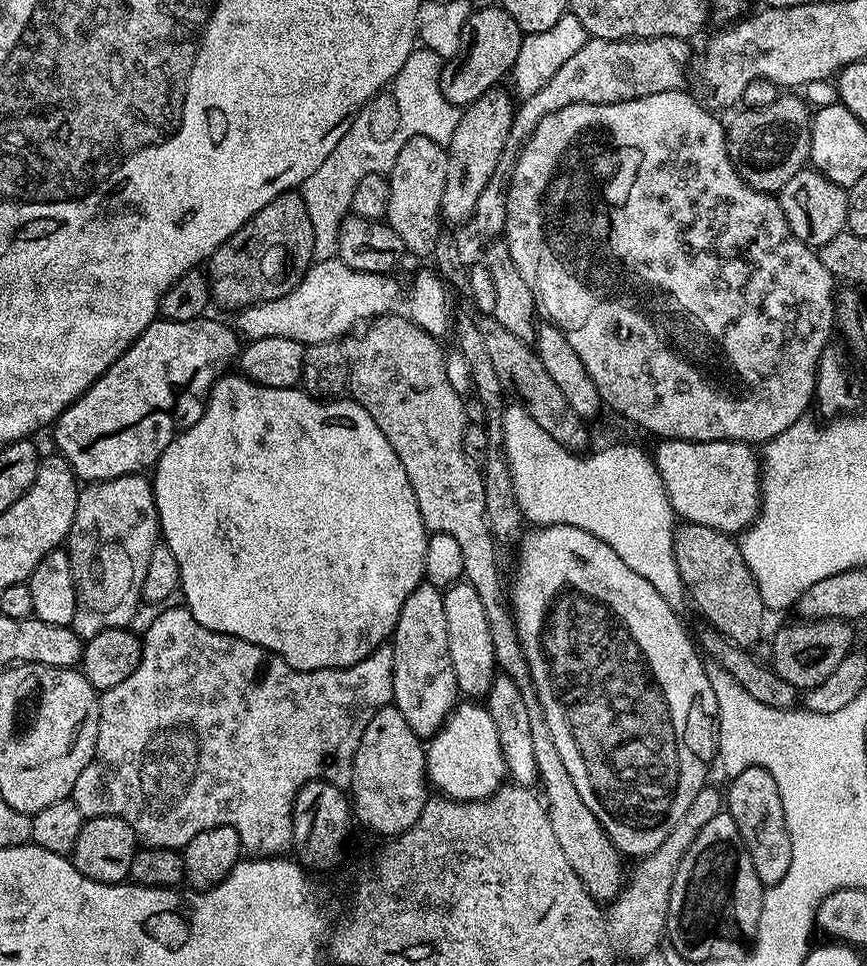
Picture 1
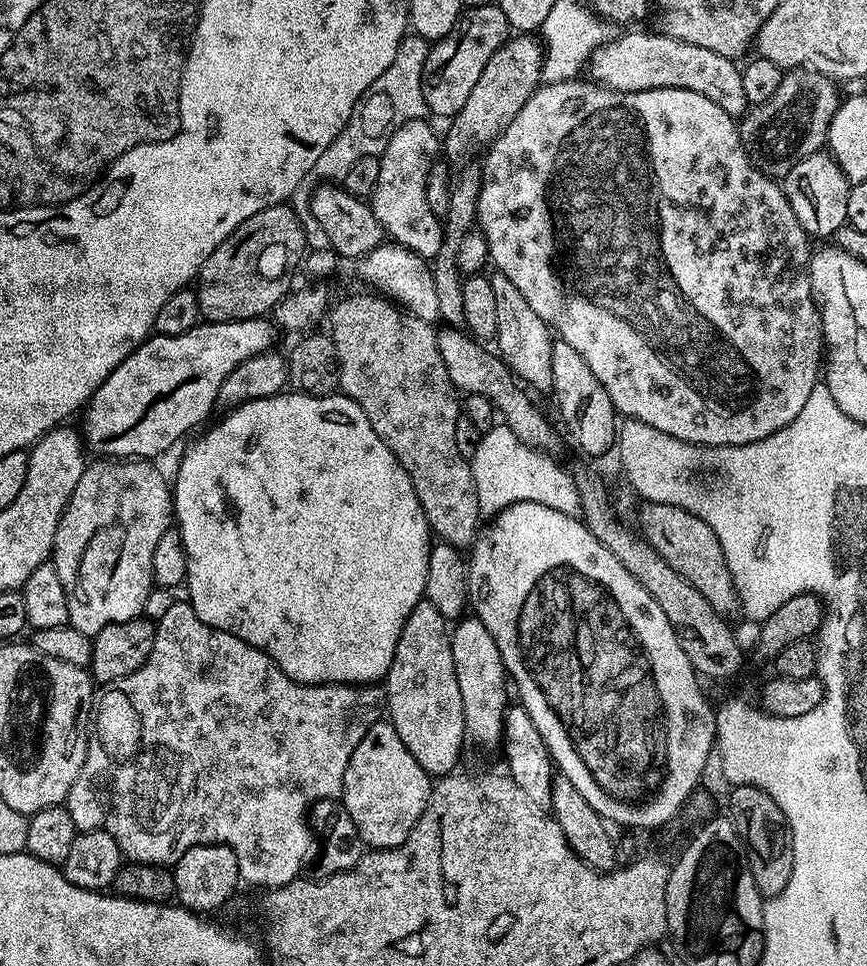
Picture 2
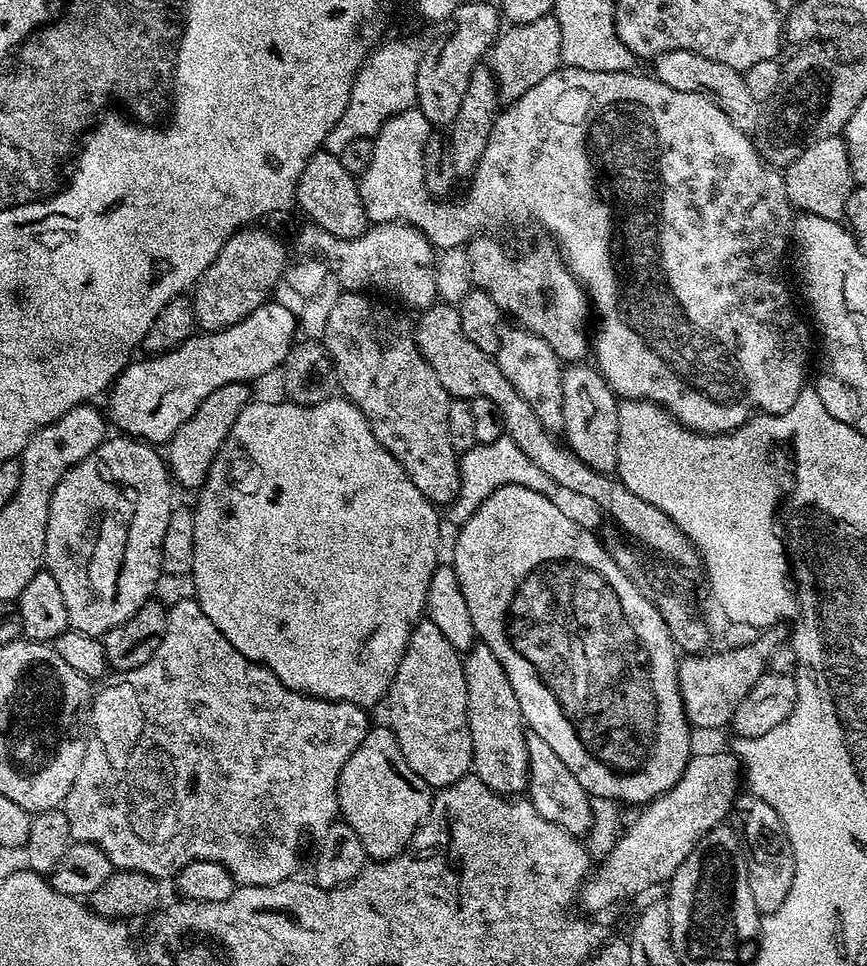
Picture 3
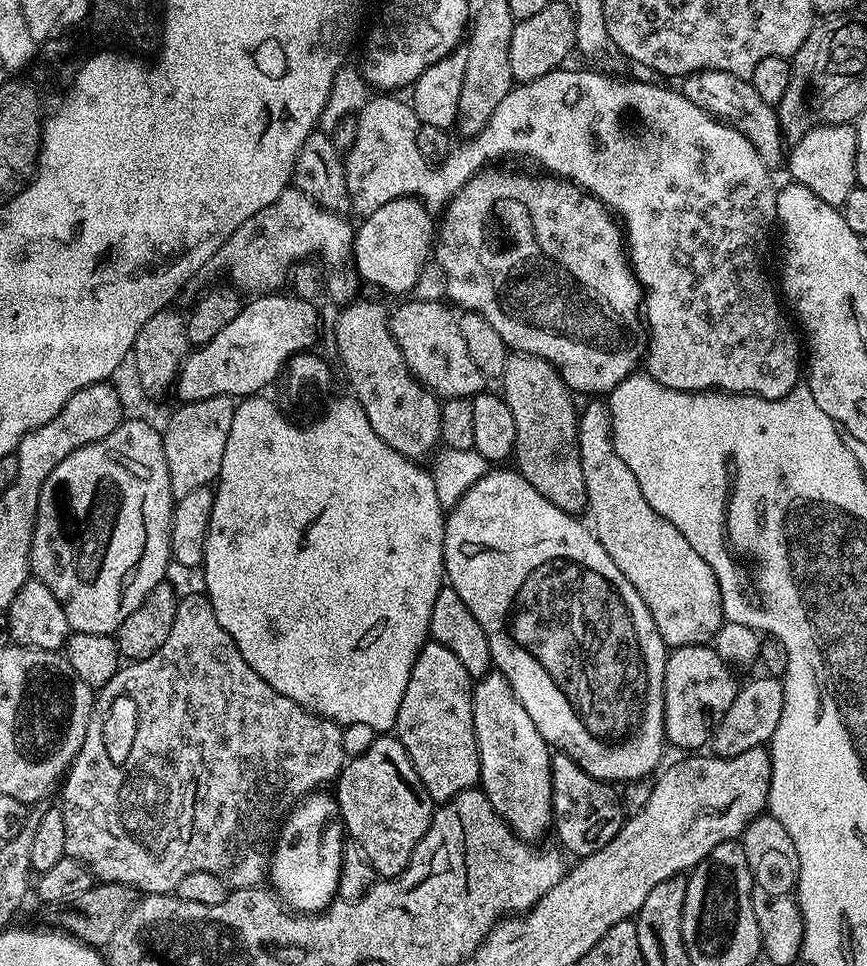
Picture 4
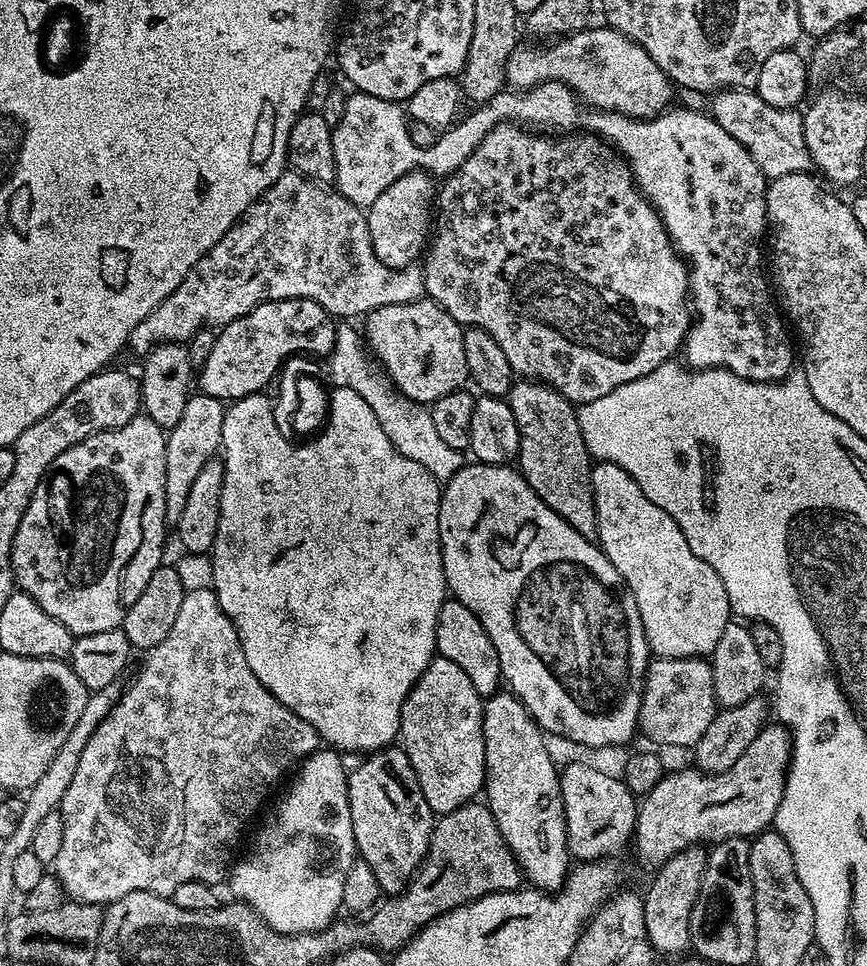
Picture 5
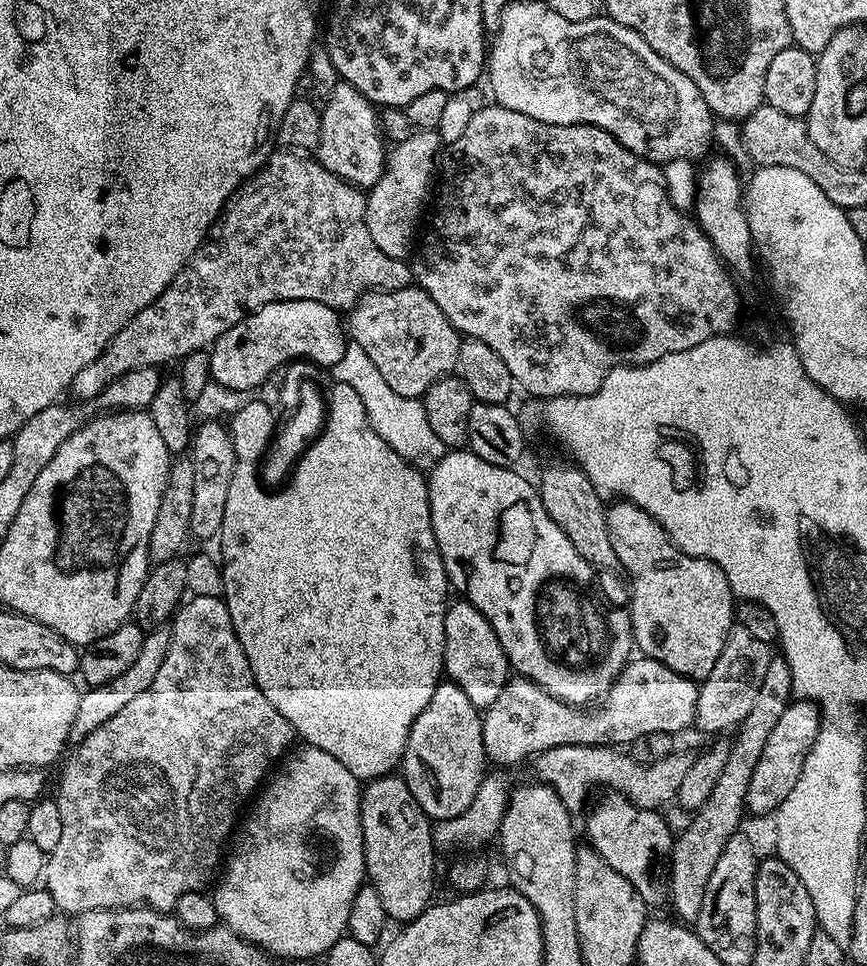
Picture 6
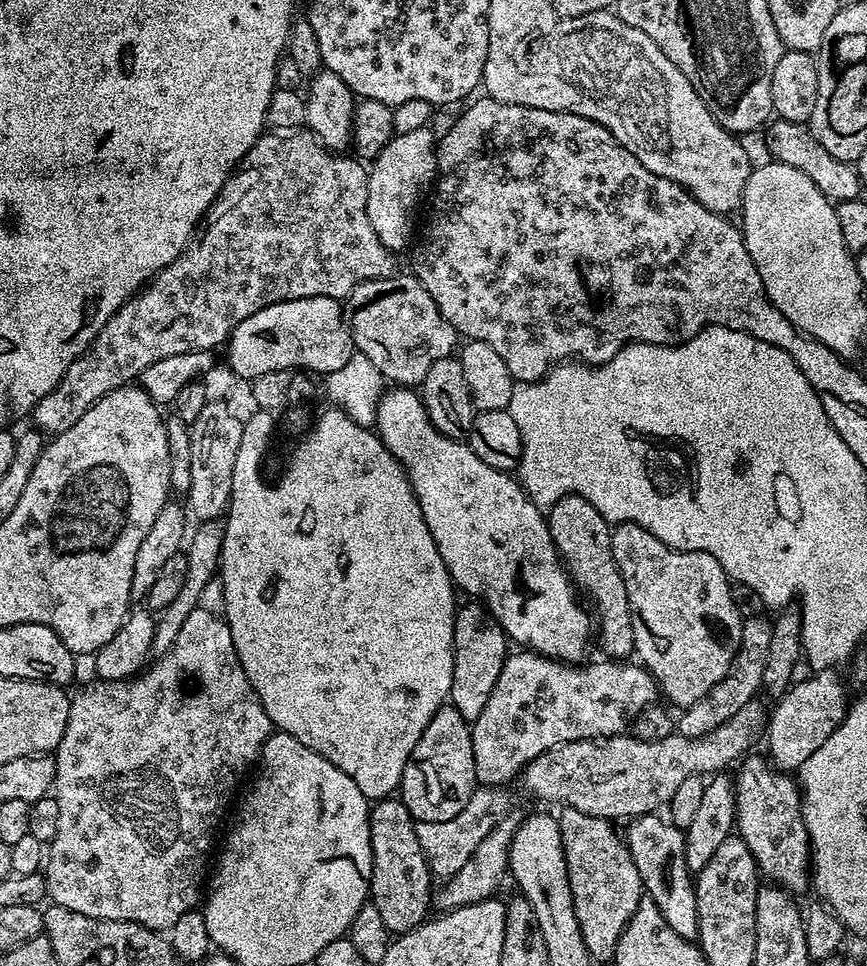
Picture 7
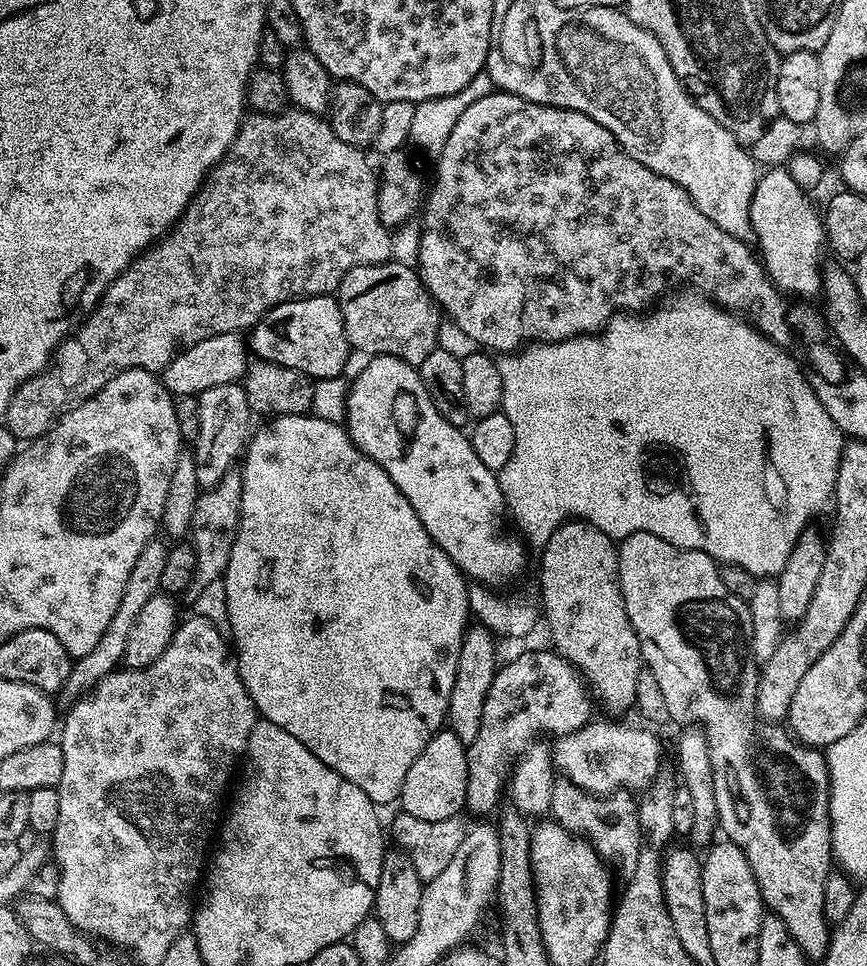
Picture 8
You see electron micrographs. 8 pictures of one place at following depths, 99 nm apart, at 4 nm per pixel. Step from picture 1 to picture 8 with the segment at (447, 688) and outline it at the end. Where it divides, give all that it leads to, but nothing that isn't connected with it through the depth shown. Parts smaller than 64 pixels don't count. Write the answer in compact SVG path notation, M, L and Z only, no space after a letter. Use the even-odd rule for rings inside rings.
M441 730L426 742L426 750L414 758L414 766L406 770L406 782L402 782L402 790L398 801L399 807L406 814L414 814L414 818L422 818L426 822L442 822L451 816L460 816L465 811L466 802L466 754L465 744L451 730Z

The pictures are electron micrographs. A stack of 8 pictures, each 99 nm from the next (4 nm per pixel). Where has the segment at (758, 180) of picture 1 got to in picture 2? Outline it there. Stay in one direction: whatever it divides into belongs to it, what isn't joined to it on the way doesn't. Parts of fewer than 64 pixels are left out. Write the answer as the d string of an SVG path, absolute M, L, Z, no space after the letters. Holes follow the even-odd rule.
M806 68L785 71L782 82L778 86L777 92L774 93L774 98L755 105L739 121L740 141L744 152L759 172L764 173L765 176L783 178L787 176L790 169L798 166L798 162L802 162L802 158L821 151L825 147L830 122L837 110L840 109L842 99L841 93L836 93L836 88L838 88L837 81L826 78L817 72L810 72Z

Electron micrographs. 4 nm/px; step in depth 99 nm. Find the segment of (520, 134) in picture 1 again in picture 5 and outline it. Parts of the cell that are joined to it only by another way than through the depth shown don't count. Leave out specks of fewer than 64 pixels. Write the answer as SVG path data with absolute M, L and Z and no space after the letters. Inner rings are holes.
M730 88L721 90L711 97L712 119L736 139L744 149L758 162L758 170L769 180L782 178L782 174L811 173L814 165L810 158L810 150L806 146L804 118L797 109L775 108L762 102L755 90Z

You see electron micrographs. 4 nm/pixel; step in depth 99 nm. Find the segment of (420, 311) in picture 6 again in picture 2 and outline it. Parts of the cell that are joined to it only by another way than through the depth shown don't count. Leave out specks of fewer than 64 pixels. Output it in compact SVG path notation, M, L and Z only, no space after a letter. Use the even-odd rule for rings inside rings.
M441 327L436 341L438 350L442 354L442 362L446 366L446 374L450 374L453 388L464 394L482 394L492 401L499 415L500 412L504 415L501 416L502 423L510 430L514 430L514 434L518 434L522 442L526 442L531 448L539 448L542 452L556 454L560 448L559 434L552 429L551 422L540 413L535 402L523 392L525 389L495 351L487 352L484 349L487 347L481 341L459 327ZM651 502L642 504L639 531L647 544L658 550L658 554L666 558L670 567L682 574L682 578L686 578L686 582L690 582L690 586L694 586L694 590L698 590L698 594L702 594L702 598L706 598L706 602L710 602L716 612L729 614L728 612L734 611L735 608L737 611L736 587L726 558L722 554L718 534L714 534L714 530L710 530L710 526L702 522L702 518L690 514L690 510L682 510L682 506Z

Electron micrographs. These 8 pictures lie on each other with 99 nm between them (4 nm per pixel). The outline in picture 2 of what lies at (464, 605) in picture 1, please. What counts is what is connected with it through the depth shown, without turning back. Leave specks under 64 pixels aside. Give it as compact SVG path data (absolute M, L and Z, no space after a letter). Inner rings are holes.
M474 614L455 621L451 629L454 674L458 674L458 690L462 694L462 714L467 737L484 748L501 747L504 738L504 712L510 707L510 677L504 671L502 654L494 643L490 630Z

